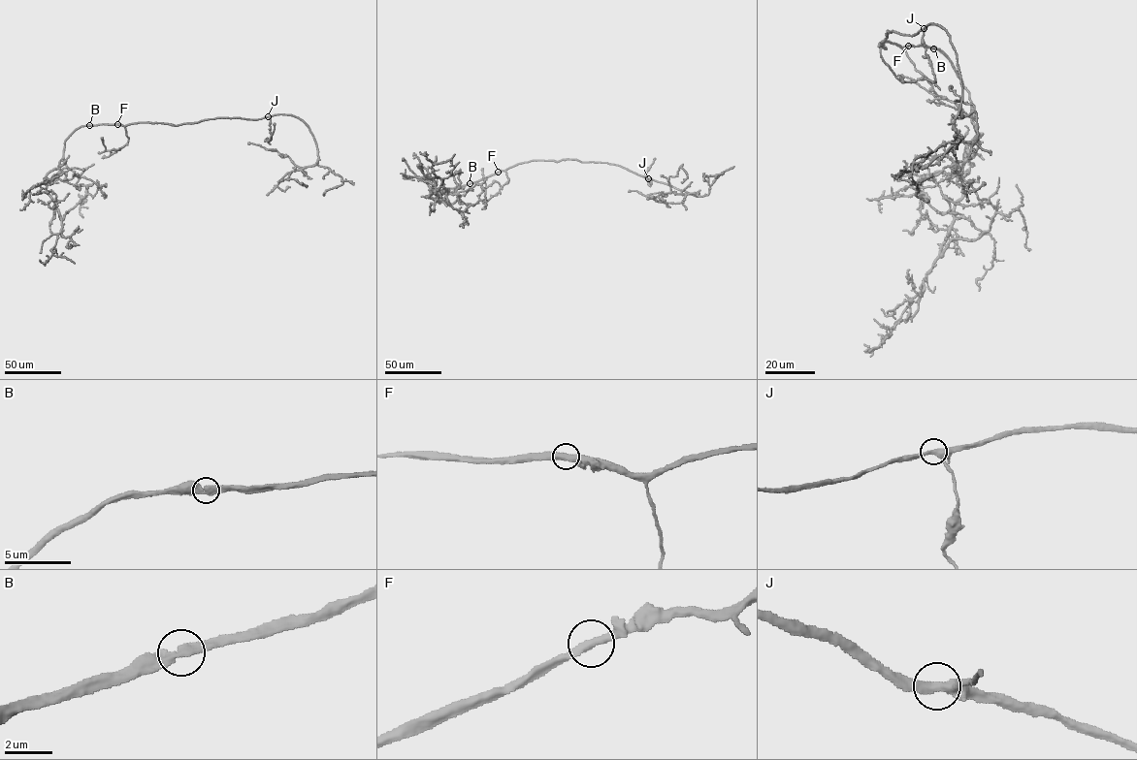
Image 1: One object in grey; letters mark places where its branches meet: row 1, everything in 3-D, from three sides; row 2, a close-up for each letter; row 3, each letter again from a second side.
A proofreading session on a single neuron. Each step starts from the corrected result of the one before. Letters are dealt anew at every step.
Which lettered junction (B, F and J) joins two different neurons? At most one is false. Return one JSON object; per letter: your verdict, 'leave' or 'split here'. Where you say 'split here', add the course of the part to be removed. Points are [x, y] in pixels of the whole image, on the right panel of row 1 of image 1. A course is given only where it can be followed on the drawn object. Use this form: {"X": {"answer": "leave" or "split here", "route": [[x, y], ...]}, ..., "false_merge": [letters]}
{"B": {"answer": "leave"}, "F": {"answer": "leave"}, "J": {"answer": "leave"}, "false_merge": []}

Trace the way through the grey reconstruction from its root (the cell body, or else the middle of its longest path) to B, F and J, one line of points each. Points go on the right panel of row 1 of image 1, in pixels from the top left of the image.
B: (882, 43), (891, 42), (902, 48), (921, 46), (933, 48)
F: (882, 43), (891, 42), (902, 48), (908, 46)
J: (882, 43), (886, 48), (880, 44), (887, 31), (912, 35), (924, 28)

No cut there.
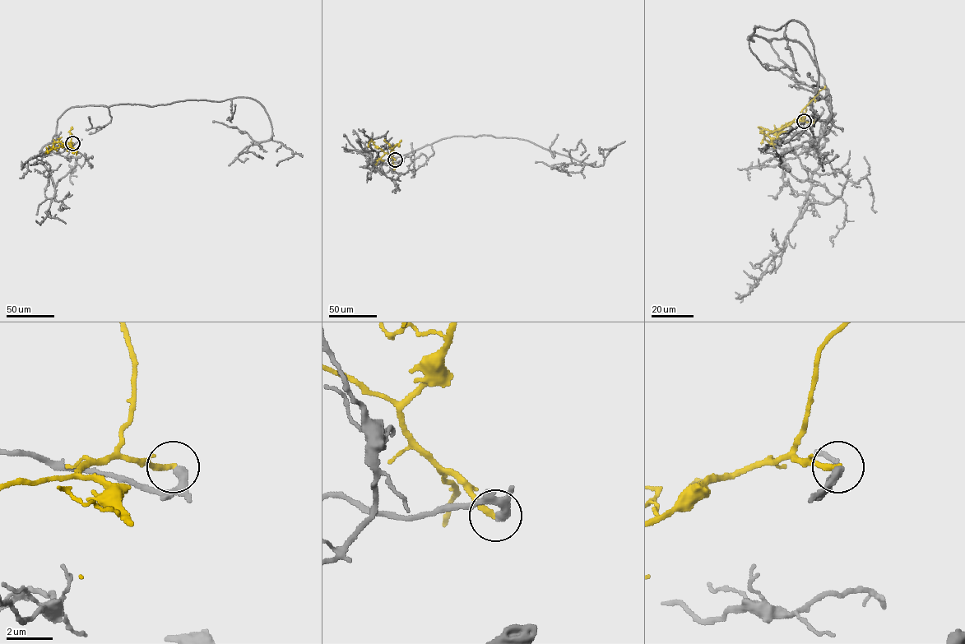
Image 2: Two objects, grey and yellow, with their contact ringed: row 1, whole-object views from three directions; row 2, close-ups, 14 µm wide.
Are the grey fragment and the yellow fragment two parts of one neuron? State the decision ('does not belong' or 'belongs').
does not belong

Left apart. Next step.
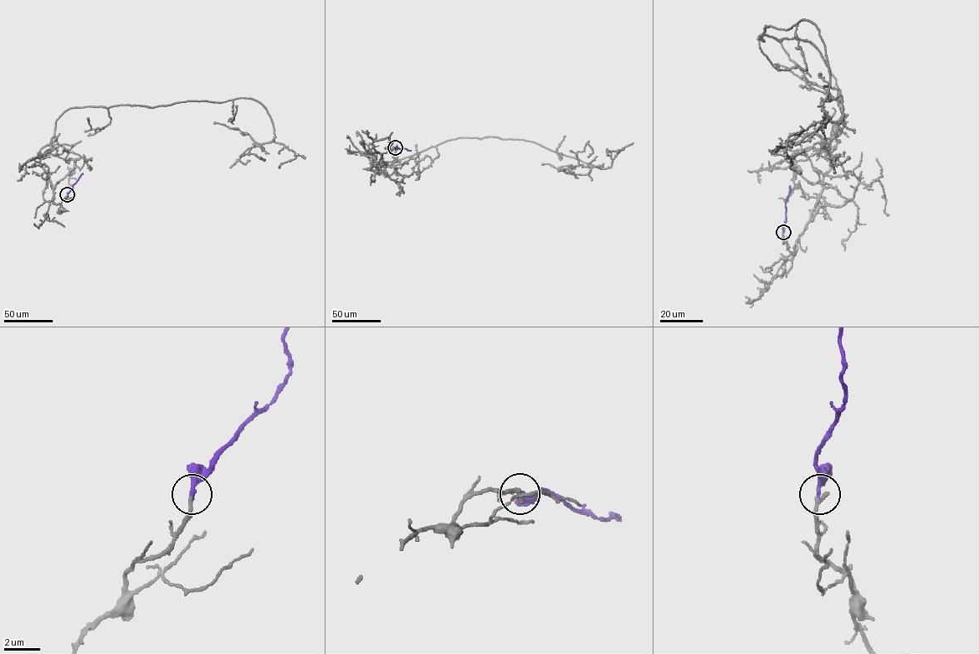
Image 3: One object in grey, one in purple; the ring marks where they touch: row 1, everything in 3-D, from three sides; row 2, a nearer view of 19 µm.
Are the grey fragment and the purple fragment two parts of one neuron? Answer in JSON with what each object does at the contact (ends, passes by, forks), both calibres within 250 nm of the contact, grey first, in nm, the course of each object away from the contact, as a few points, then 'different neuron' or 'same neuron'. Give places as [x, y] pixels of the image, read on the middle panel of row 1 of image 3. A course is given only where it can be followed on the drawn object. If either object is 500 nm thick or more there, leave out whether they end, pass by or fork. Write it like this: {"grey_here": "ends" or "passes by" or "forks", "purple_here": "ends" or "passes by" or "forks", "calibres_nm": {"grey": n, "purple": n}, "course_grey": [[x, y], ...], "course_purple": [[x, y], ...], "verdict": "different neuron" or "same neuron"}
{"grey_here": "ends", "purple_here": "ends", "calibres_nm": {"grey": 240, "purple": 300}, "course_grey": [[395, 147], [366, 169], [378, 174], [458, 138], [523, 139], [602, 168], [579, 164], [586, 143], [587, 157]], "course_purple": [[395, 147], [411, 151]], "verdict": "same neuron"}

